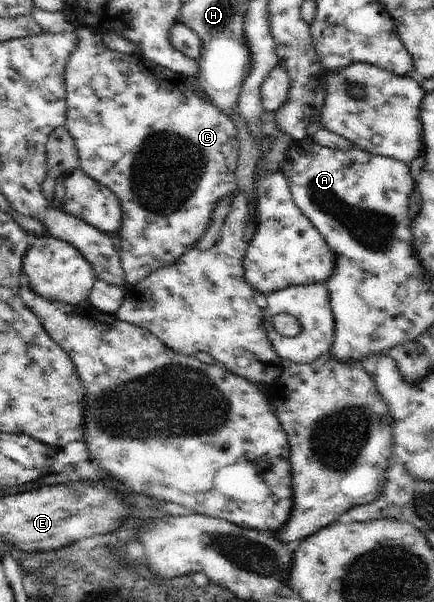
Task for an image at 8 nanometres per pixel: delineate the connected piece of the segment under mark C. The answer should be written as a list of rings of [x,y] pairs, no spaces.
[[[77,25],[74,32],[77,35],[78,43],[69,57],[65,69],[66,123],[64,127],[75,141],[79,157],[78,168],[83,169],[91,178],[109,188],[121,203],[124,217],[120,229],[114,235],[114,239],[119,249],[126,284],[136,285],[143,282],[153,271],[171,266],[186,252],[195,249],[198,240],[209,228],[211,217],[213,211],[217,208],[218,201],[237,192],[238,184],[235,171],[240,153],[240,148],[238,147],[240,144],[237,139],[238,130],[227,113],[189,90],[186,78],[182,74],[155,64],[147,60],[143,55],[120,53],[109,49],[103,43],[103,34],[91,30],[85,25]]]

